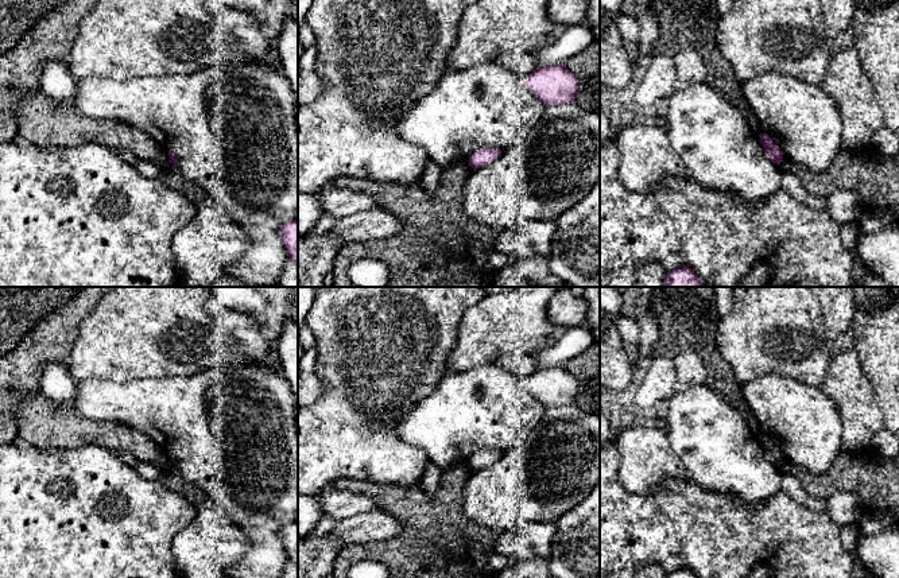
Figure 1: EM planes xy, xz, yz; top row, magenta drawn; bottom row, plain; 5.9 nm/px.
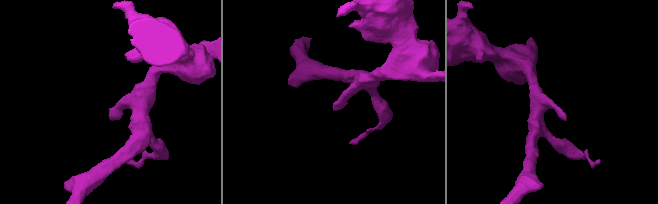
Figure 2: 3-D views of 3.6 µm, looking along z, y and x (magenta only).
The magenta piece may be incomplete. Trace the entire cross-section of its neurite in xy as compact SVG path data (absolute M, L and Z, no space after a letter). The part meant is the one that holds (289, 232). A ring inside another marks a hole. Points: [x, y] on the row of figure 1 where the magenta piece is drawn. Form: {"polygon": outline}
{"polygon": "M298 218L282 225L279 236L288 257L298 264Z"}

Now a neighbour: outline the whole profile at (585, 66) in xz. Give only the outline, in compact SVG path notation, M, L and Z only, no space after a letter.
M600 42L563 62L563 66L578 79L574 102L600 115Z

